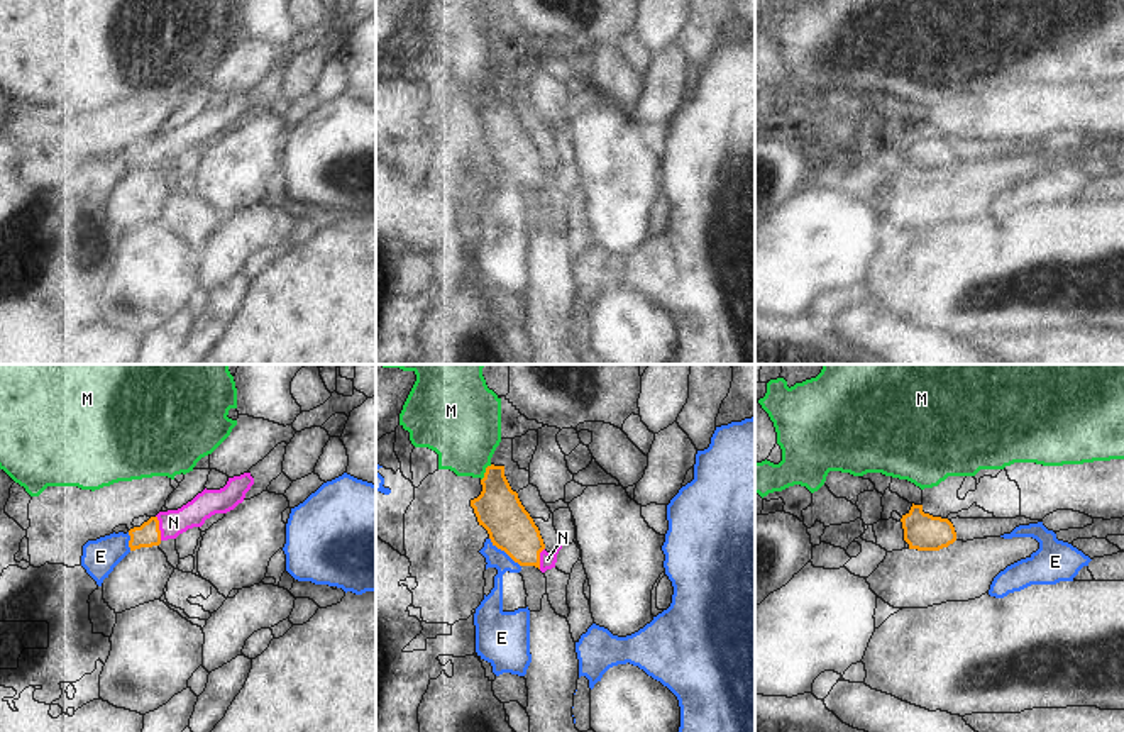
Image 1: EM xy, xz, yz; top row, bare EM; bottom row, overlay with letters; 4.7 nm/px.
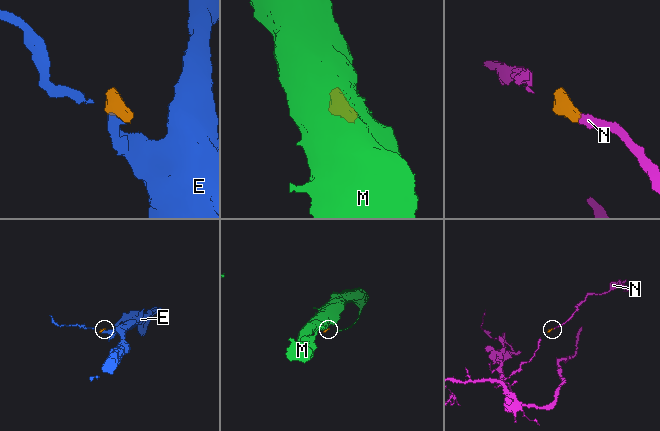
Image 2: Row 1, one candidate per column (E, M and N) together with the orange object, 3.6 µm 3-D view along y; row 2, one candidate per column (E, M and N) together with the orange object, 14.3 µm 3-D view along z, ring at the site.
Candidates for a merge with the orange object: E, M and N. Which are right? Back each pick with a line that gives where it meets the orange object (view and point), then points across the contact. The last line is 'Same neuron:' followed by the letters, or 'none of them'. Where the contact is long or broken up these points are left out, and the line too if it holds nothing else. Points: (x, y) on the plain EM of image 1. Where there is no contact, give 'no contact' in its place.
N: contact xy (158, 148); way xy (148, 155), (158, 148), (173, 143)
Same neuron: N

